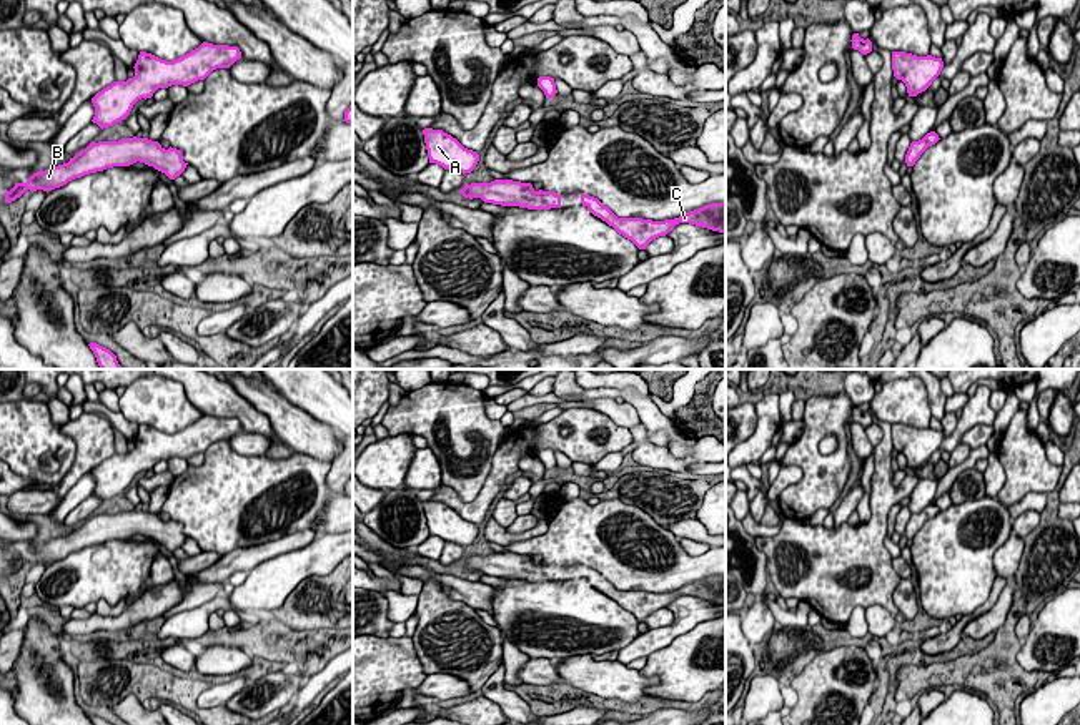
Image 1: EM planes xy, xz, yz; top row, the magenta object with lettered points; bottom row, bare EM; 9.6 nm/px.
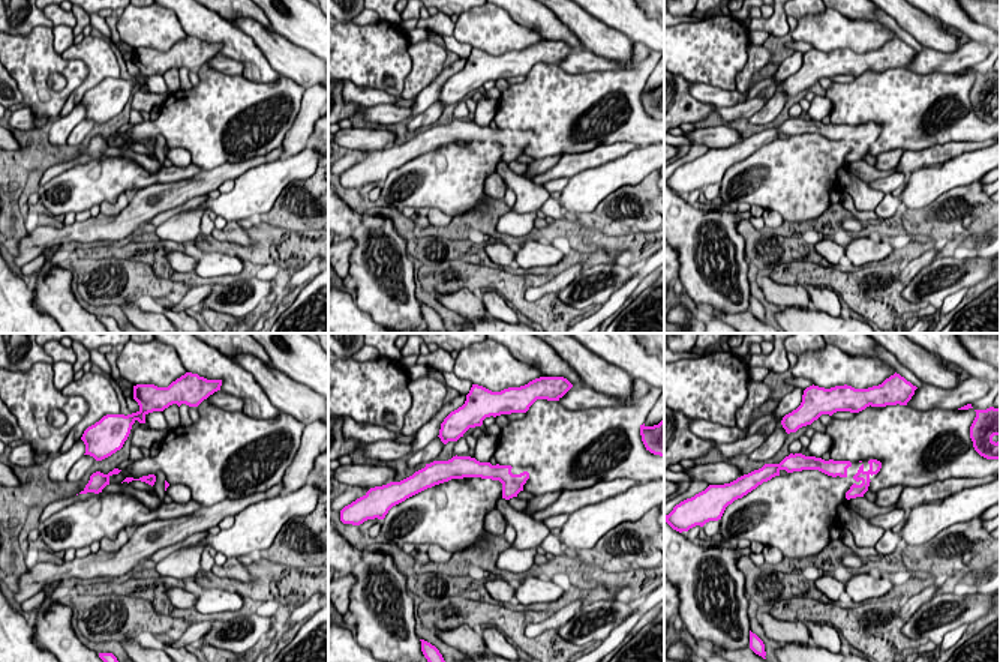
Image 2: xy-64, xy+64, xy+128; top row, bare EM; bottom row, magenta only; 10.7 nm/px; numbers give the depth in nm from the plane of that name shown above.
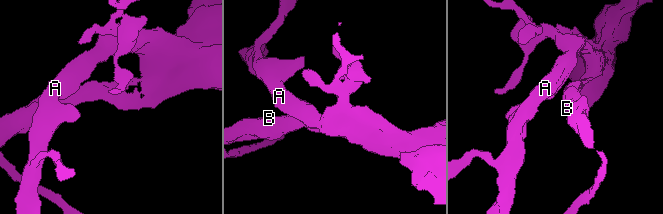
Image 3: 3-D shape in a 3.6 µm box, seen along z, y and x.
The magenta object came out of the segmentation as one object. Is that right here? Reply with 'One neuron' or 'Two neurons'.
One neuron

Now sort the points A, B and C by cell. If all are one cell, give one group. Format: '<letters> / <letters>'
A B C

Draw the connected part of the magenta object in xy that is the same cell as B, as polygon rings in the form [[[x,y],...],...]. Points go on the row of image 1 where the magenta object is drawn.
[[[133,136],[118,141],[92,141],[85,150],[70,158],[68,163],[37,171],[27,183],[15,183],[15,186],[5,193],[5,203],[15,201],[27,190],[32,193],[37,190],[48,193],[75,178],[113,166],[130,166],[136,161],[153,166],[170,180],[180,176],[188,165],[183,161],[181,150],[171,146],[165,150],[158,141],[148,138]]]

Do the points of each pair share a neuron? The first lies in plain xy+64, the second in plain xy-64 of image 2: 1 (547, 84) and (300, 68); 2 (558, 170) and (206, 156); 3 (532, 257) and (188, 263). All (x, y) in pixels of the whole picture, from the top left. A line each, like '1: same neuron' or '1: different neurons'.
1: different neurons
2: different neurons
3: different neurons

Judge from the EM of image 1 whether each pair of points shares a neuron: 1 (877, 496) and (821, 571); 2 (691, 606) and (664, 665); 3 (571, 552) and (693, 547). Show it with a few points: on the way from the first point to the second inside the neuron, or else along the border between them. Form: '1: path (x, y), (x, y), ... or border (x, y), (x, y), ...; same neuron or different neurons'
1: path (877, 516), (877, 522), (841, 559); same neuron
2: border (708, 619), (646, 657); different neurons
3: border (678, 539), (689, 554), (704, 554), (708, 551); different neurons

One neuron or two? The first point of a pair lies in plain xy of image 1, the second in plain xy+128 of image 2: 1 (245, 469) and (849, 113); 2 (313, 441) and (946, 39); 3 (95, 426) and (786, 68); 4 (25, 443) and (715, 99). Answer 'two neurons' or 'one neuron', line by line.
1: one neuron
2: one neuron
3: two neurons
4: two neurons

